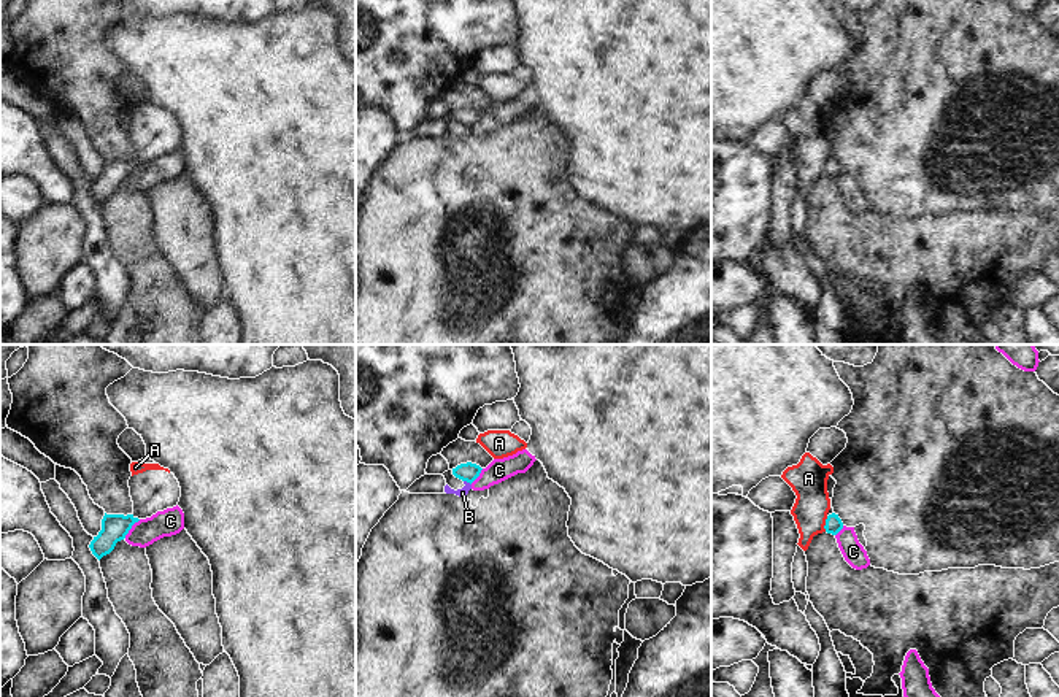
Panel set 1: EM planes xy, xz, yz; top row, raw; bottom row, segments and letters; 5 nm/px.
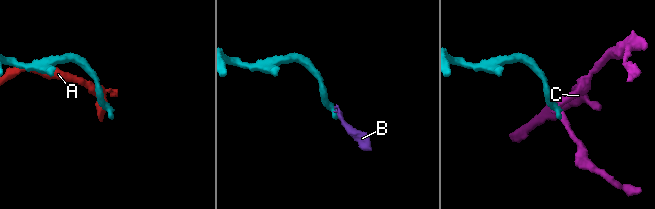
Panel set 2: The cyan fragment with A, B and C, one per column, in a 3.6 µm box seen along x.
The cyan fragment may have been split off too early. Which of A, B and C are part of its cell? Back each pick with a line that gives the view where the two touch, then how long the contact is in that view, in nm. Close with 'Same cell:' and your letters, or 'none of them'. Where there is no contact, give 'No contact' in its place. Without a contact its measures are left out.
Same cell: none of them

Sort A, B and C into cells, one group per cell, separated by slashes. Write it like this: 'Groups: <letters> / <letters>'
Groups: A / B / C

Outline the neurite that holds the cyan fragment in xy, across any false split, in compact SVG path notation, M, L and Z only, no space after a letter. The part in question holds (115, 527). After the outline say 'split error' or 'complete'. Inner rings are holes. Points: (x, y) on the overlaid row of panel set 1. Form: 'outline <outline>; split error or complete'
outline M146 470L133 475L129 479L129 487L133 513L127 516L105 513L102 530L89 545L98 560L110 554L117 541L125 538L135 522L151 518L157 511L176 506L181 497L178 479L165 470Z; split error

